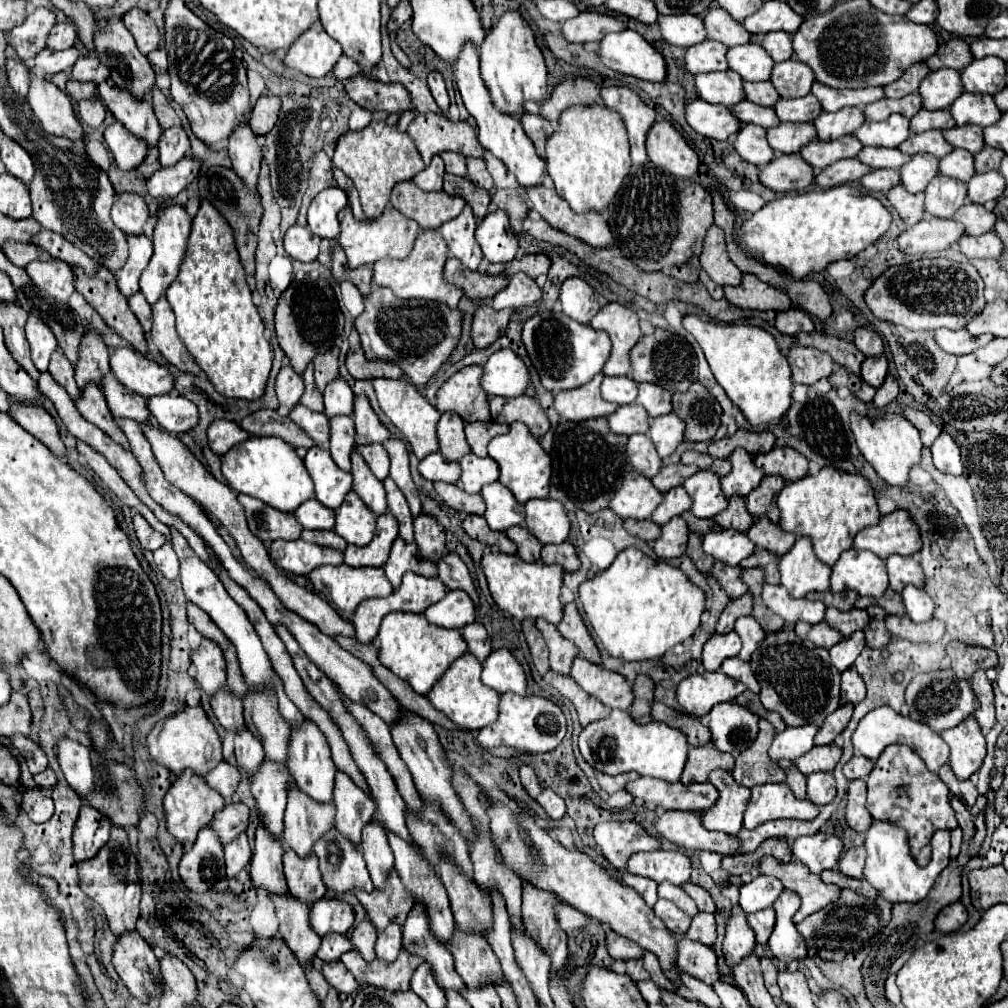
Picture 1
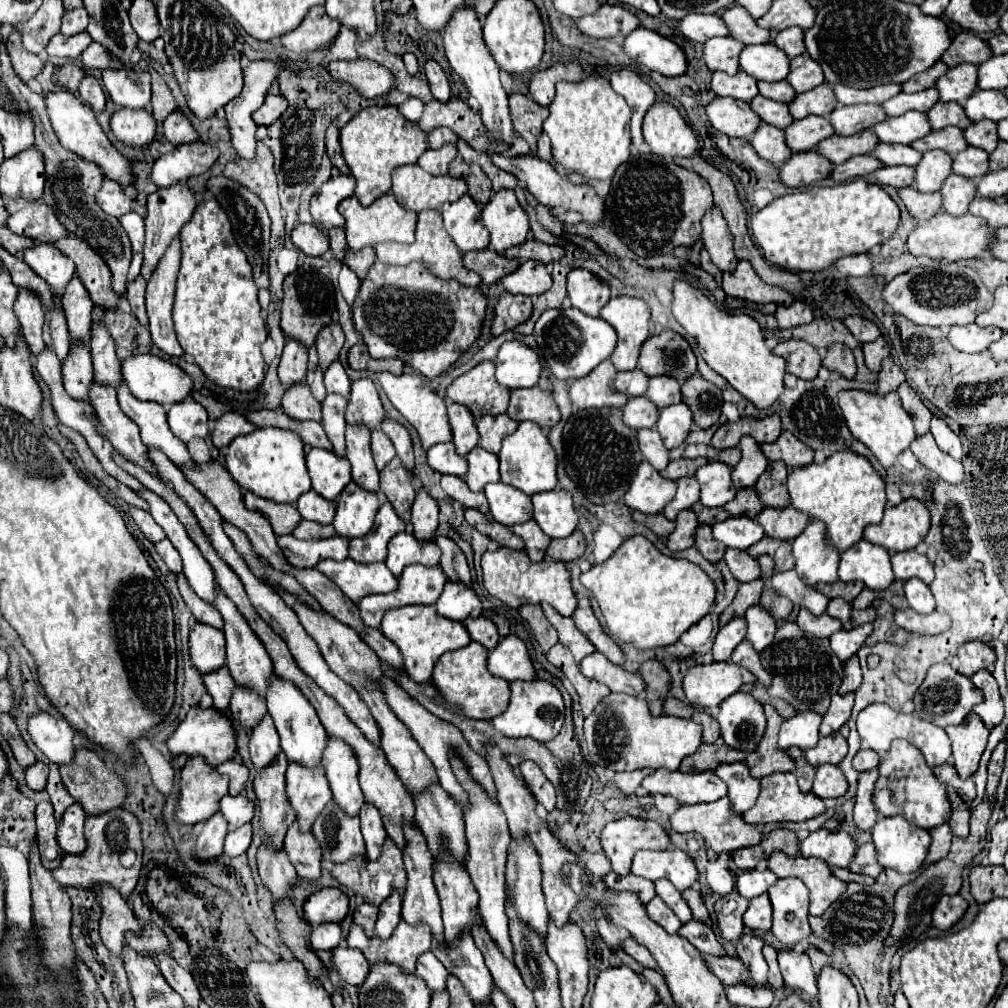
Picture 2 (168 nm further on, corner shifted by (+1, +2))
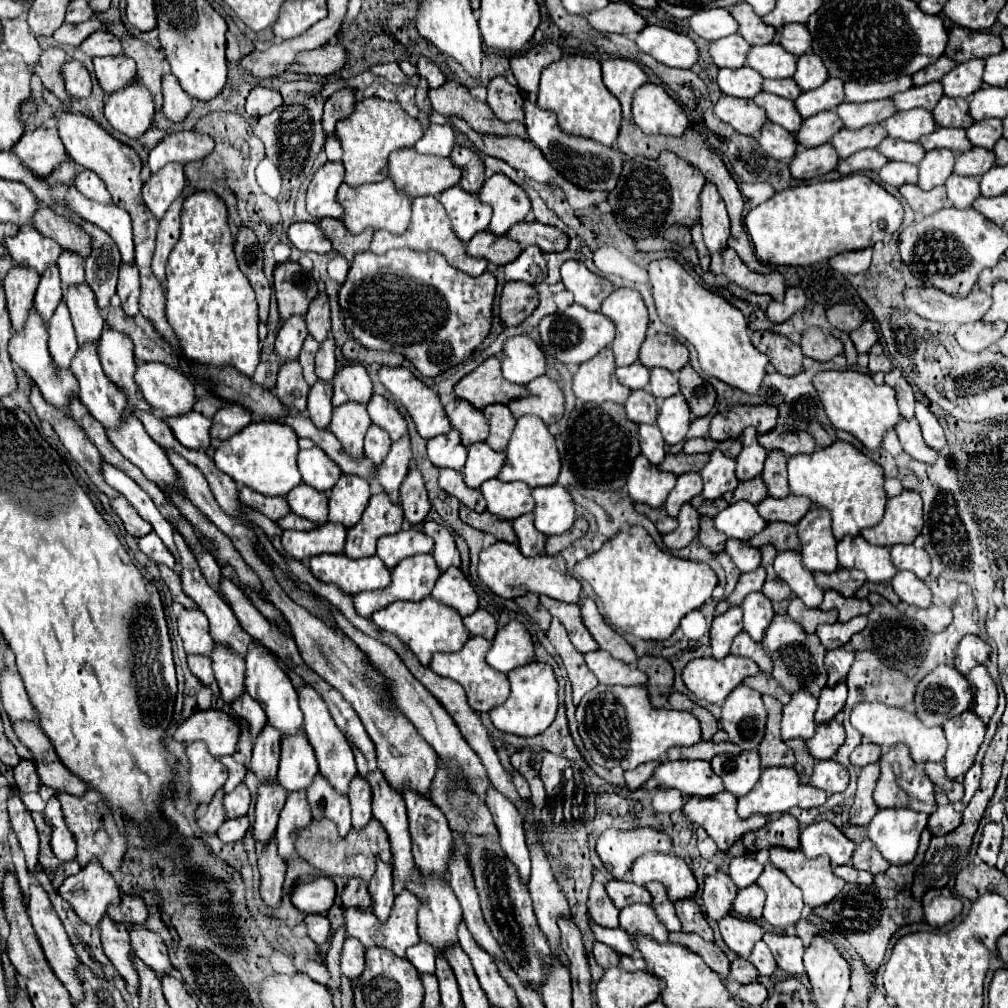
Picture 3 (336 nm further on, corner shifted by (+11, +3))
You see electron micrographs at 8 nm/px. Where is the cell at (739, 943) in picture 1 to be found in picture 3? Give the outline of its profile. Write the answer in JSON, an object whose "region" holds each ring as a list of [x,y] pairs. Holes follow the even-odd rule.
{"region":[[[716,870],[716,874],[708,876],[704,882],[702,900],[704,900],[706,916],[714,922],[728,916],[732,912],[736,894],[738,894],[738,888],[732,884],[730,876],[724,870]]]}

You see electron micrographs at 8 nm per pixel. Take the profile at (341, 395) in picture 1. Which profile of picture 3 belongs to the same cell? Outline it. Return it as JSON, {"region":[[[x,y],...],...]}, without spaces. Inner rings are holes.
{"region":[[[328,338],[322,342],[318,354],[316,354],[316,376],[318,380],[332,382],[336,376],[336,358],[334,358],[334,338]]]}

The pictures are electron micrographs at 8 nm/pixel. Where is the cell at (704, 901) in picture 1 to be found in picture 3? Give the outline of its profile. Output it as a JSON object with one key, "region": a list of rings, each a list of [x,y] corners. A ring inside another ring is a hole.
{"region":[[[686,898],[686,900],[678,900],[676,904],[676,914],[682,922],[682,930],[684,932],[696,932],[700,934],[704,940],[714,940],[714,934],[712,934],[712,928],[708,926],[708,922],[704,920],[702,912],[700,912],[700,906],[692,900],[692,898]]]}

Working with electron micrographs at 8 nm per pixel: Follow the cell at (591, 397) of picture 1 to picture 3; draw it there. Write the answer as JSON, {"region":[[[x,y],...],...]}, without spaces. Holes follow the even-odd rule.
{"region":[[[604,348],[598,356],[580,364],[572,380],[572,390],[576,398],[582,402],[594,402],[594,404],[602,404],[606,400],[624,404],[630,390],[618,384],[614,376],[614,368],[616,368],[614,356],[610,348]]]}

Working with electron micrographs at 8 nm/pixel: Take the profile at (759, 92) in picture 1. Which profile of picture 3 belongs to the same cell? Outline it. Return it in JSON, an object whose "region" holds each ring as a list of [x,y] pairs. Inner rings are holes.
{"region":[[[784,78],[784,80],[764,80],[762,84],[764,92],[772,92],[776,96],[782,96],[786,100],[796,100],[800,96],[800,88],[798,84],[794,84],[792,78]]]}

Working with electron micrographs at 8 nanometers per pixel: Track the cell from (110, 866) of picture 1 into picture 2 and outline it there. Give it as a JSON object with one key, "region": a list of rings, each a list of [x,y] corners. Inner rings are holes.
{"region":[[[118,807],[110,813],[102,813],[98,817],[88,815],[86,823],[86,851],[80,855],[64,855],[62,865],[54,869],[54,879],[64,887],[84,887],[92,889],[96,883],[110,883],[116,887],[126,899],[136,887],[138,873],[142,867],[142,841],[140,841],[140,821],[126,809]]]}

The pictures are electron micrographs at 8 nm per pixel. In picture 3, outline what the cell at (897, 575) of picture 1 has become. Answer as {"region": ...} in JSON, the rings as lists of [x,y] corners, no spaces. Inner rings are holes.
{"region":[[[912,544],[892,546],[890,558],[896,570],[910,570],[920,580],[924,580],[930,574],[930,556],[924,548],[914,548]]]}

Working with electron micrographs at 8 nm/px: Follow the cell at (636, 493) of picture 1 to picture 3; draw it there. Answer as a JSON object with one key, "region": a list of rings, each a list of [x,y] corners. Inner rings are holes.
{"region":[[[642,454],[636,456],[632,470],[628,474],[626,490],[632,502],[648,504],[650,508],[662,508],[668,492],[674,488],[676,476],[670,472],[660,472]]]}

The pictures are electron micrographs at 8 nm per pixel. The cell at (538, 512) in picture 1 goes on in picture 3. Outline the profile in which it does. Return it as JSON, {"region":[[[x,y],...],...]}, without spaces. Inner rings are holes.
{"region":[[[552,484],[544,488],[534,488],[532,496],[536,500],[534,526],[546,536],[564,534],[576,520],[576,508],[572,496],[566,488]]]}

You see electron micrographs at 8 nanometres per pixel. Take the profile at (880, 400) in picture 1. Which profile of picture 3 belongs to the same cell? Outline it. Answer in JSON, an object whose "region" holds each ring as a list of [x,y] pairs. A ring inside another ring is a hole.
{"region":[[[874,344],[870,350],[870,372],[890,372],[892,370],[892,362],[886,358],[884,350],[880,344]]]}

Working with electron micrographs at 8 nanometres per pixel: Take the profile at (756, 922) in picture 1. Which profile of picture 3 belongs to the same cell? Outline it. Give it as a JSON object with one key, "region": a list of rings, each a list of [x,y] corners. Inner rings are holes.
{"region":[[[756,884],[740,890],[734,900],[734,914],[744,920],[760,922],[762,908],[764,908],[764,892]]]}

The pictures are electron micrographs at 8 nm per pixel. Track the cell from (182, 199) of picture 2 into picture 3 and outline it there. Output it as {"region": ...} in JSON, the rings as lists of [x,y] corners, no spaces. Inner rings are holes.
{"region":[[[168,164],[160,172],[152,174],[150,180],[142,186],[144,204],[158,220],[162,220],[170,204],[182,194],[184,180],[186,176],[182,164]]]}

